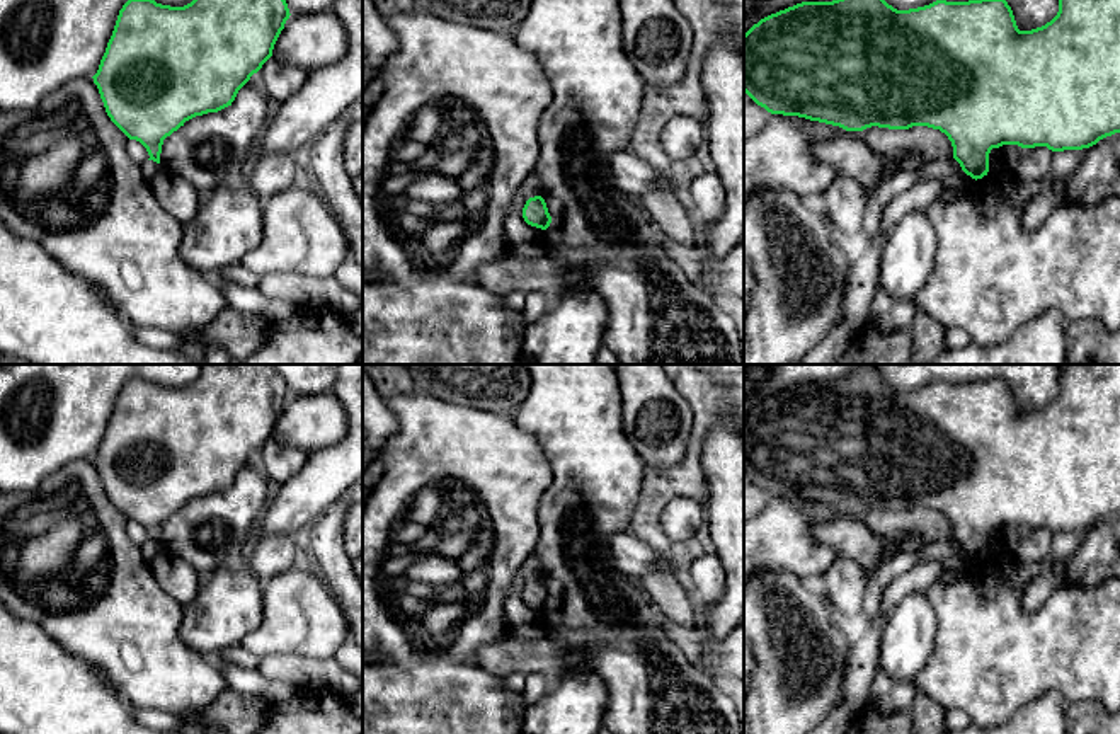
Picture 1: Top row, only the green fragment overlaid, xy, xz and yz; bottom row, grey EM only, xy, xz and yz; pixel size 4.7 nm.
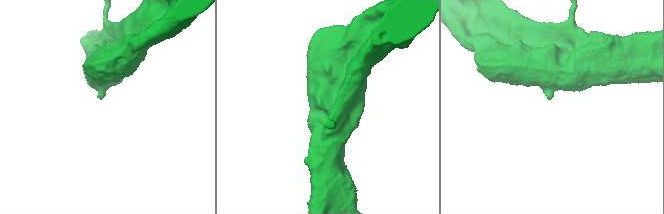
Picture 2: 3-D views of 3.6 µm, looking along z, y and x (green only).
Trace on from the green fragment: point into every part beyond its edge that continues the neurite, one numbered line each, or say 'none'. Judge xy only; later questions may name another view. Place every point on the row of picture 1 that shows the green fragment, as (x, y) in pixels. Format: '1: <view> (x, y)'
1: xy (148, 169)

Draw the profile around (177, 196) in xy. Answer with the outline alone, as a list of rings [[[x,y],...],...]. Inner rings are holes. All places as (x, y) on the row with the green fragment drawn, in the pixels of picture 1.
[[[158,165],[157,174],[150,181],[150,187],[158,204],[180,223],[189,221],[196,215],[201,192],[167,167]]]

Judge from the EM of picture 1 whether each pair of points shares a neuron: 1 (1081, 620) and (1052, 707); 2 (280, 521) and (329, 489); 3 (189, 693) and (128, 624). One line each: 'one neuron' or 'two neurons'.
1: two neurons
2: one neuron
3: one neuron

